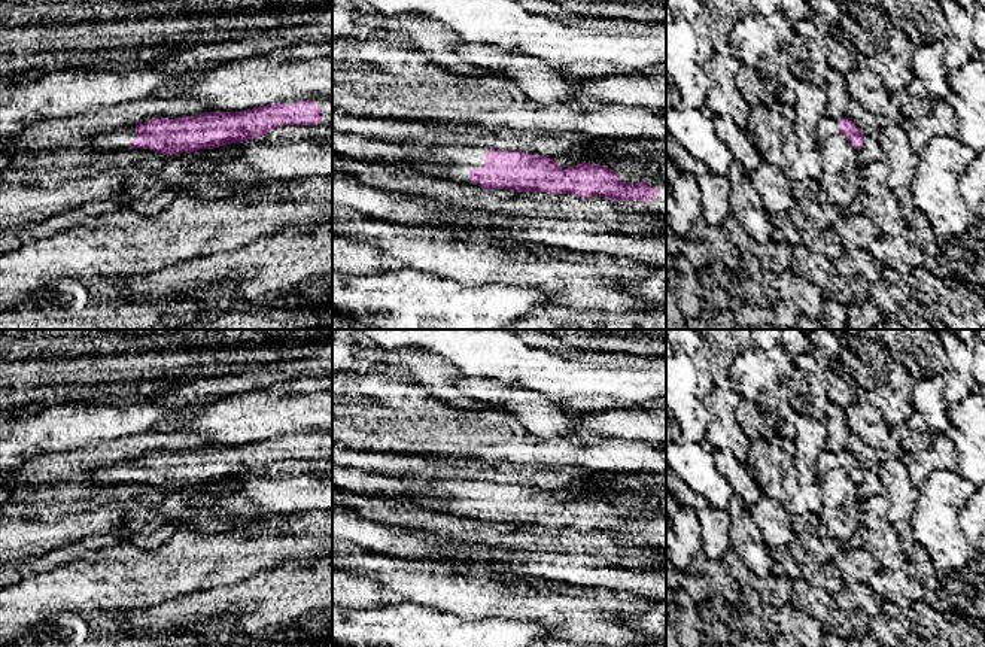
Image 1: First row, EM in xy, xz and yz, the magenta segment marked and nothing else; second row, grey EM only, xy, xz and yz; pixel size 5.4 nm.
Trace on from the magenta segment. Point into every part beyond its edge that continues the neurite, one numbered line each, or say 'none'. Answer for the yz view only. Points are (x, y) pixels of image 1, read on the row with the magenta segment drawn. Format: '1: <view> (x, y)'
1: yz (827, 125)

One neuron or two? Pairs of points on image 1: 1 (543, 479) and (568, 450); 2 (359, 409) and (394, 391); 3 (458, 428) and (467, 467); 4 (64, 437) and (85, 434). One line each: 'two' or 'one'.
1: two
2: one
3: two
4: one

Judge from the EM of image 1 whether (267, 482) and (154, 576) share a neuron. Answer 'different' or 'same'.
different

